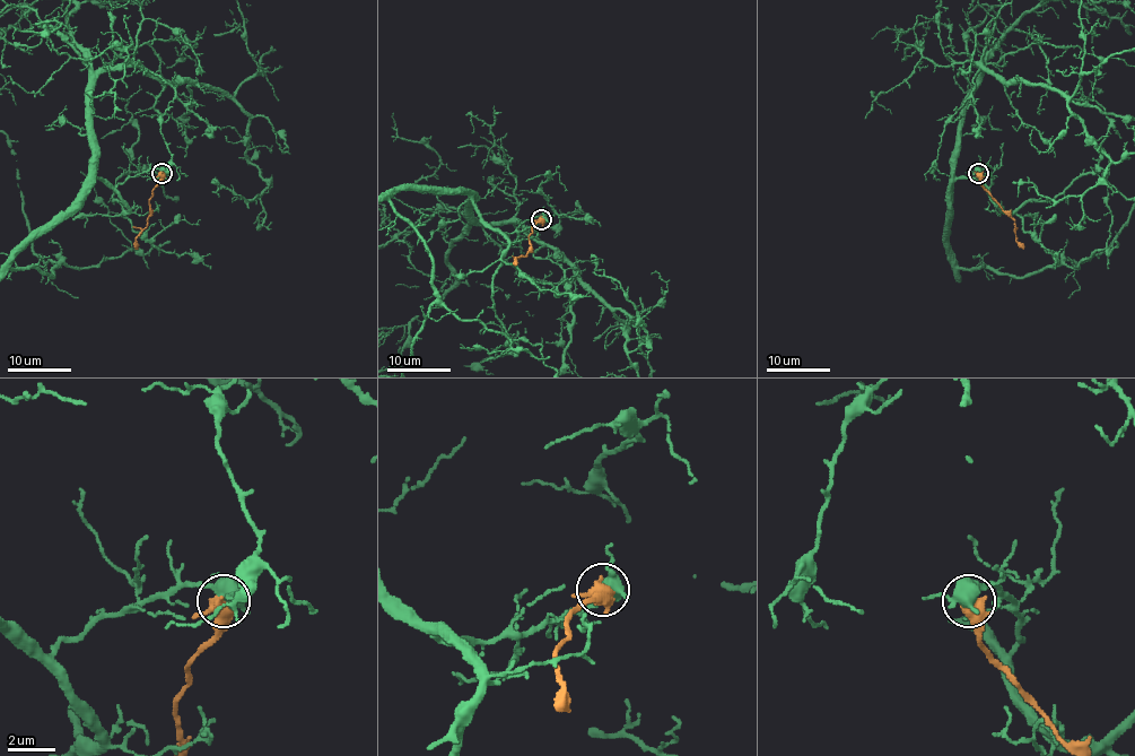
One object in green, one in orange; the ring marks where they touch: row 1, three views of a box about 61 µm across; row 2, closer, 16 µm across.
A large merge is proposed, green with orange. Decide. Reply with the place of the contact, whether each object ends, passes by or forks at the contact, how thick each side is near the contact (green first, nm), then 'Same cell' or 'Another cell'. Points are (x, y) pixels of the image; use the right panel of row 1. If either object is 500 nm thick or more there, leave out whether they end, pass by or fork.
Place: (978, 173). Thickness 480 nm (green) against 500 nm. Another cell

